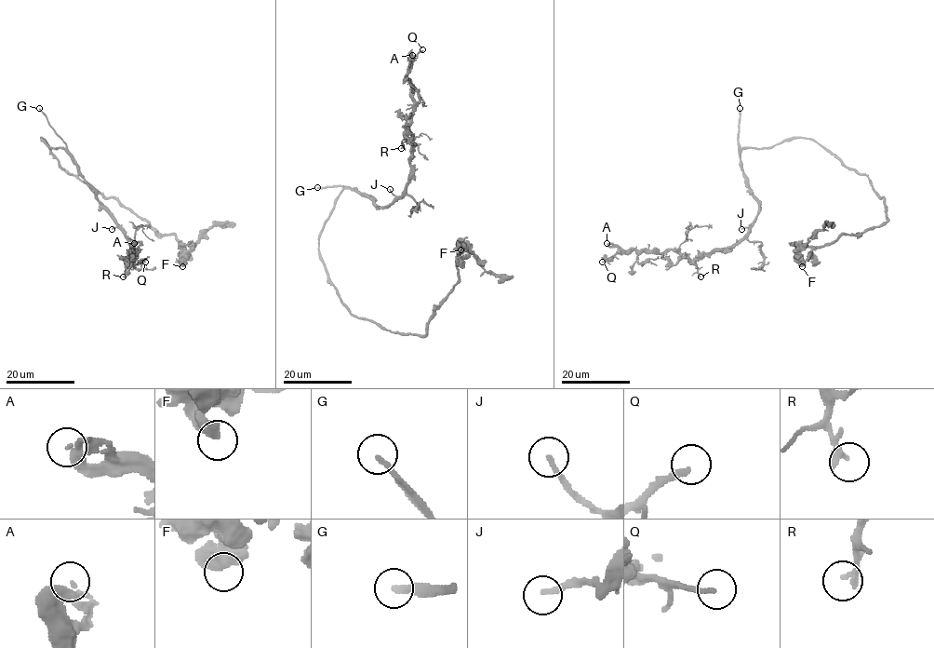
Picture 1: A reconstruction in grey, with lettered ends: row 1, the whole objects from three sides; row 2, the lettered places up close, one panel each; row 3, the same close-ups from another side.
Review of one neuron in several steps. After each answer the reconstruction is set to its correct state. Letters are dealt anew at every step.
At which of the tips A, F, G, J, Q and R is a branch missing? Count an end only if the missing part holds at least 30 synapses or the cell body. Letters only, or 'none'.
A, G, J

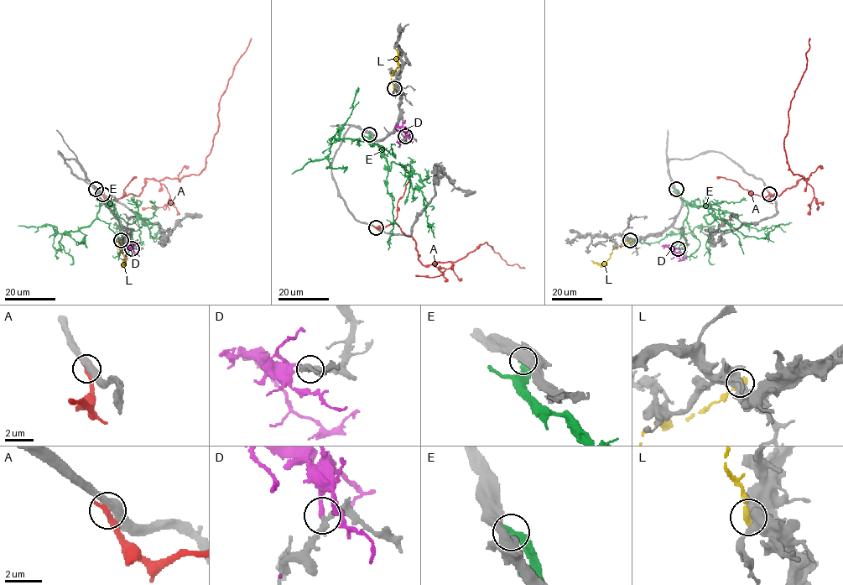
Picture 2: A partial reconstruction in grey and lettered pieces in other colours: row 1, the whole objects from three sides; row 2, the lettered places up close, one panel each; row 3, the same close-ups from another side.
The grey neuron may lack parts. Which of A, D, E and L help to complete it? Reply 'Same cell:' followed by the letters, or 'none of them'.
Same cell: D

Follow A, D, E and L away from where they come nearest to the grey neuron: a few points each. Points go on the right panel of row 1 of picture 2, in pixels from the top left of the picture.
A: (768, 194), (769, 201), (765, 198), (807, 179), (788, 166), (784, 138), (810, 38)
D: (678, 248), (668, 246), (681, 259), (687, 256)
E: (675, 189), (689, 205), (712, 211), (704, 216), (708, 223), (715, 217), (758, 238), (779, 226)
L: (630, 241), (612, 250), (606, 262), (594, 263), (591, 260)

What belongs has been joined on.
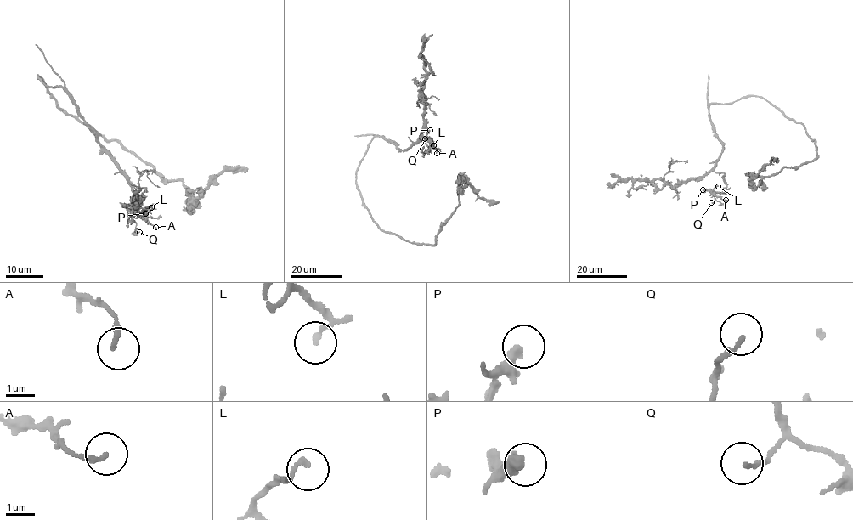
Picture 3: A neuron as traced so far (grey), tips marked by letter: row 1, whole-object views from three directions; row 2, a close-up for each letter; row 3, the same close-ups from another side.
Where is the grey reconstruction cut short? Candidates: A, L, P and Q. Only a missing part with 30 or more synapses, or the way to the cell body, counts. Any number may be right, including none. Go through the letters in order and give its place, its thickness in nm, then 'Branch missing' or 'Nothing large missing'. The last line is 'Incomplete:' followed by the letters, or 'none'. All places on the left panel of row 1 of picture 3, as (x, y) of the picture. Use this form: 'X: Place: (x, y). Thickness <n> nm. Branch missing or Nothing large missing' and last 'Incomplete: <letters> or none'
A: Place: (155, 227). Thickness 180 nm. Nothing large missing
L: Place: (151, 207). Thickness 130 nm. Nothing large missing
P: Place: (145, 213). Thickness 280 nm. Nothing large missing
Q: Place: (139, 232). Thickness 130 nm. Nothing large missing
Incomplete: none

